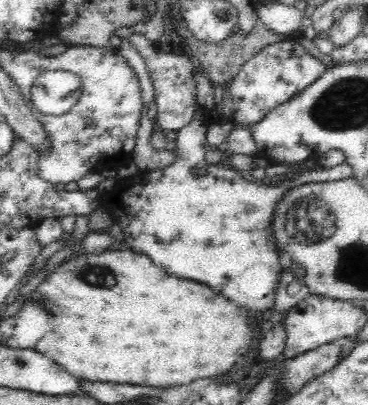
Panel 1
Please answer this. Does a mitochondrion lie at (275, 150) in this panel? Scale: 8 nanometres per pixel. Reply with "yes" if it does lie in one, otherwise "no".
no

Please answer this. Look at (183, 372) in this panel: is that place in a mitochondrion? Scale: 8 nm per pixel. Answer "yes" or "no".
no

